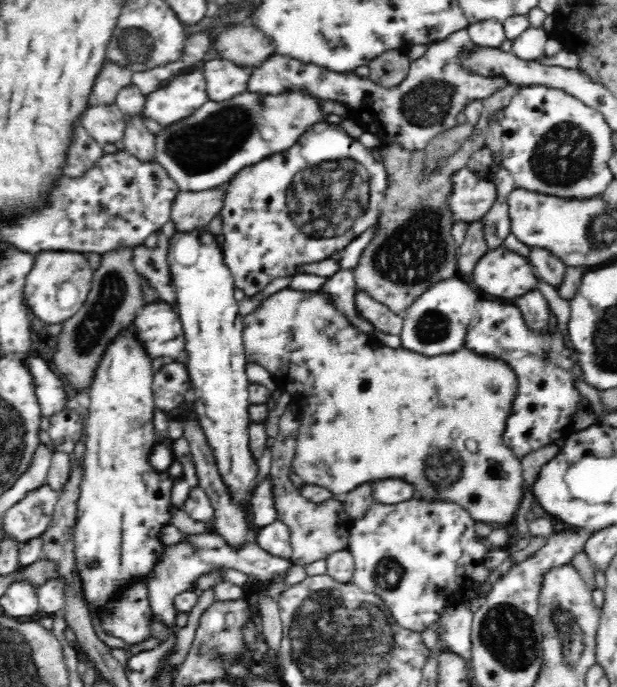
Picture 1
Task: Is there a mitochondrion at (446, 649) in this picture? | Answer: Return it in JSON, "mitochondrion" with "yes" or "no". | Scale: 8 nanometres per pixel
{"mitochondrion":"no"}

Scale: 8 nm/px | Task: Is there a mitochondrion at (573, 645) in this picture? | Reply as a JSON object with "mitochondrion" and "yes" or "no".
{"mitochondrion":"yes"}

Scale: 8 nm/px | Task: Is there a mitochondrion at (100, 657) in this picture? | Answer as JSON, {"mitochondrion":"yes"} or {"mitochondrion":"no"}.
{"mitochondrion":"no"}

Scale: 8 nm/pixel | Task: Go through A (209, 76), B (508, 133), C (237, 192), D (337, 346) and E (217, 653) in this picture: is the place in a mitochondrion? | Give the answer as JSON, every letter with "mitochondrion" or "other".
{"A":"other","B":"other","C":"other","D":"other","E":"mitochondrion"}

